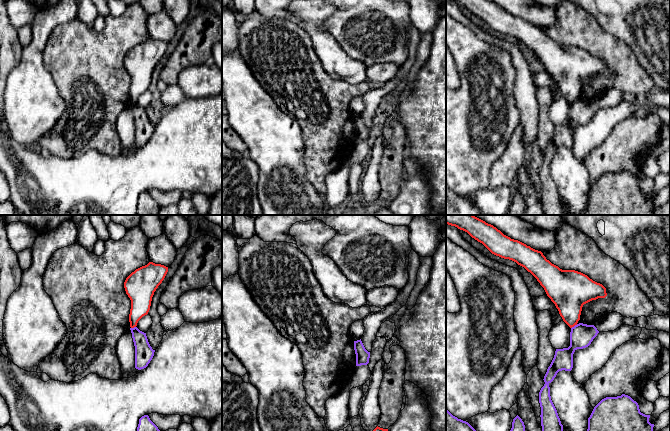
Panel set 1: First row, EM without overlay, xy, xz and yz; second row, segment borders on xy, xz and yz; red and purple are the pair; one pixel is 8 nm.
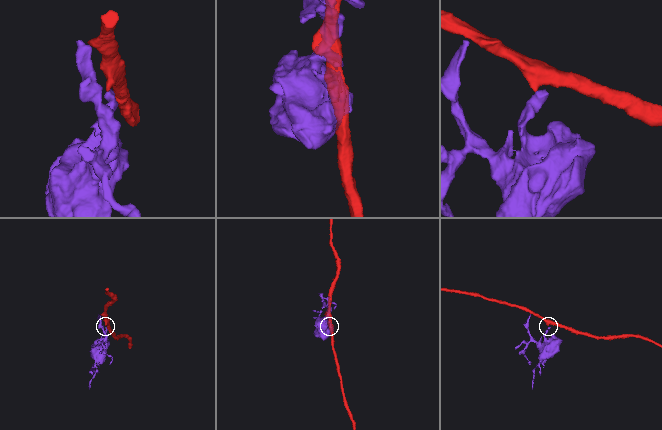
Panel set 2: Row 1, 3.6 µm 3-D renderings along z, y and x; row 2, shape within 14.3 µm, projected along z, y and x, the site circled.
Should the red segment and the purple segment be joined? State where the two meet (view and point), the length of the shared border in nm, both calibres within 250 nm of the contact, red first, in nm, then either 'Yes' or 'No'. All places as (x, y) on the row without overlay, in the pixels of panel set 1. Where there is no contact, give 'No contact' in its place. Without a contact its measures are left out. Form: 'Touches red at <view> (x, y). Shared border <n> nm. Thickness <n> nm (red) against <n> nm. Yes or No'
Touches red at yz (574, 101). Shared border 70 nm. Thickness 280 nm (red) against 190 nm. No

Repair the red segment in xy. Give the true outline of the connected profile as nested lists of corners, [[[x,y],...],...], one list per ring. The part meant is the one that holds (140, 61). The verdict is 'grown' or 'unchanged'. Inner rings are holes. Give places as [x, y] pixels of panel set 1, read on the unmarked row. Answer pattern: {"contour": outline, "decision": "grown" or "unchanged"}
{"contour": [[[149,38],[126,54],[124,64],[131,76],[129,90],[131,104],[136,103],[138,97],[148,90],[154,68],[164,56],[167,48],[168,43]]], "decision": "unchanged"}

